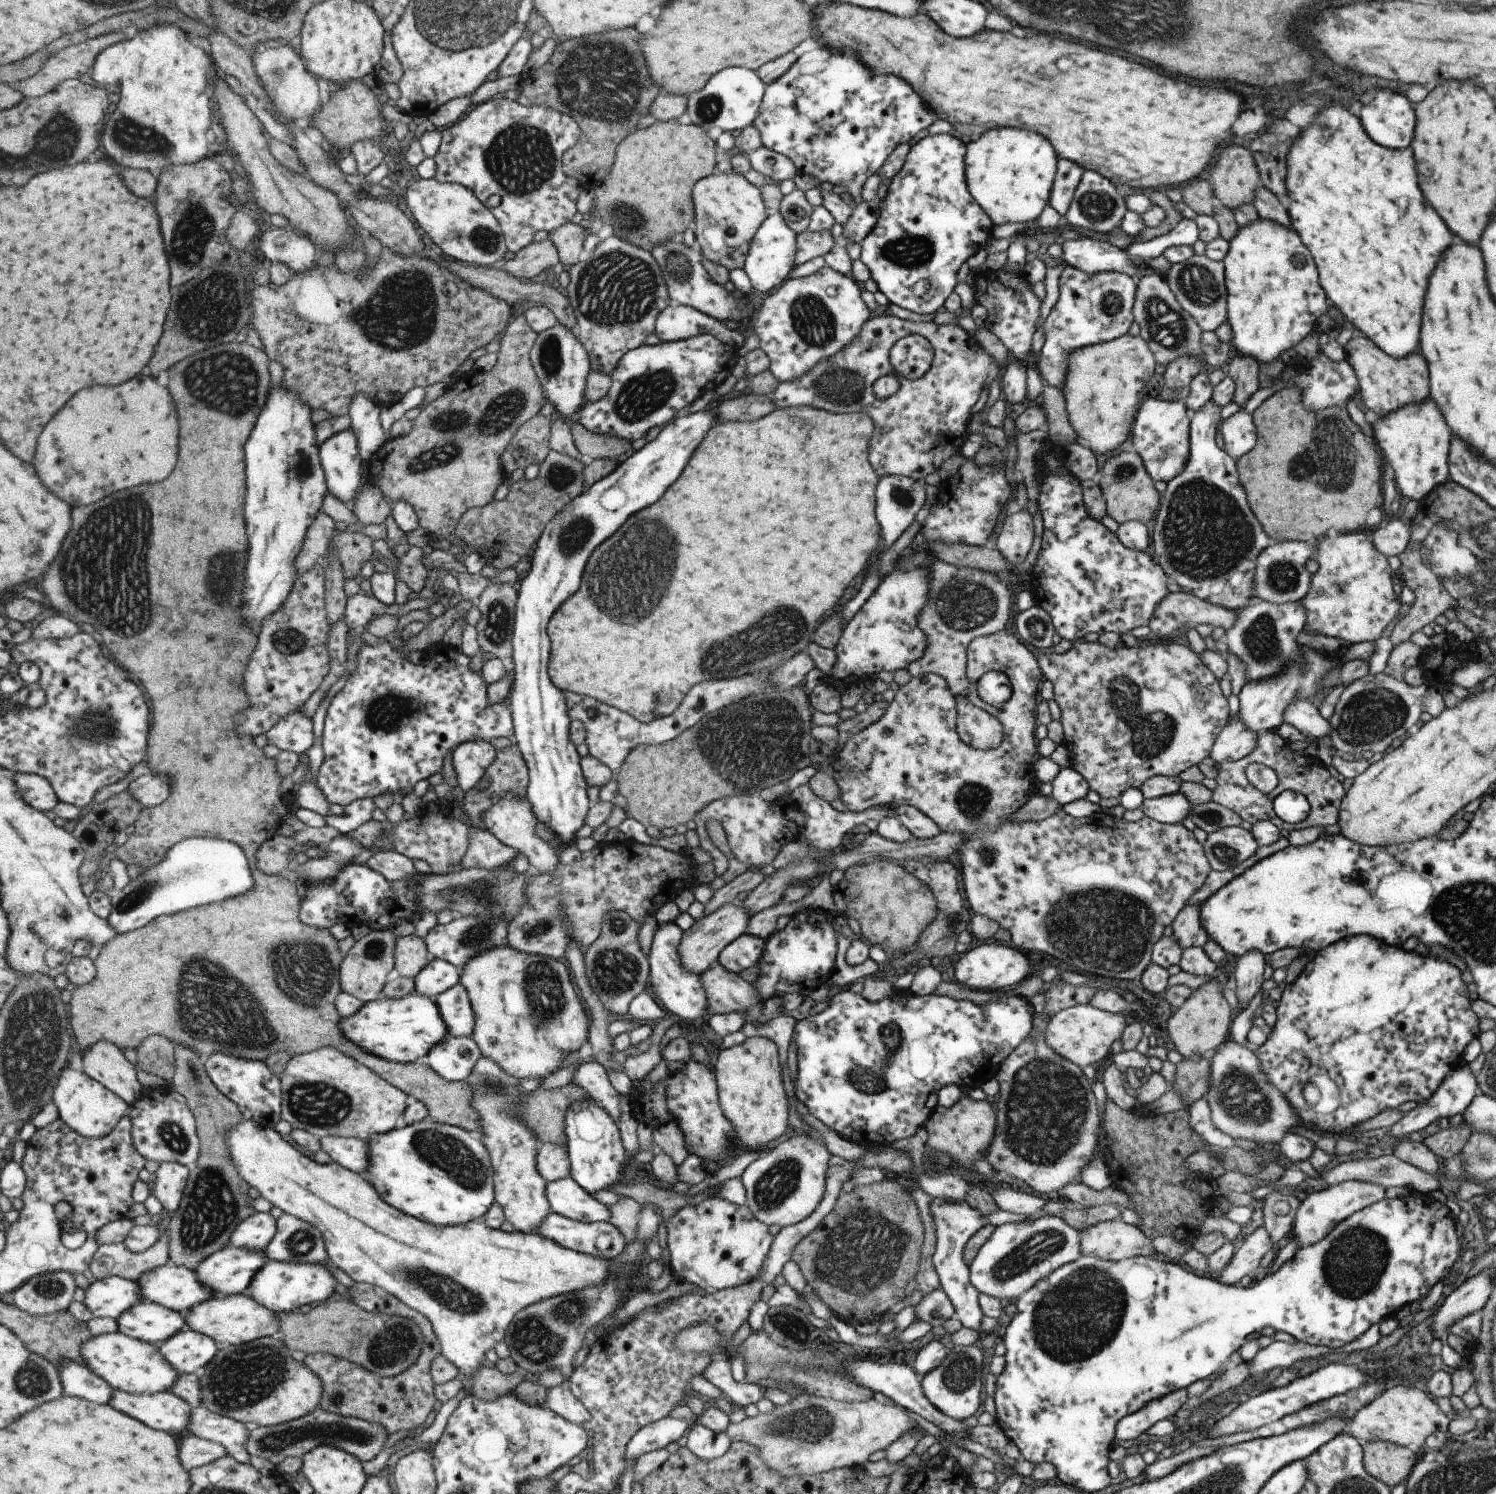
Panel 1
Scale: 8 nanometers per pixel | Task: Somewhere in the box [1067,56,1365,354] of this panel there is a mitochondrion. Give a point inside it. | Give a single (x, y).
(1197, 283)

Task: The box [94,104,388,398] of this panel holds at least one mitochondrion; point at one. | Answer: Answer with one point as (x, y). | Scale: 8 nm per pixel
(209, 311)

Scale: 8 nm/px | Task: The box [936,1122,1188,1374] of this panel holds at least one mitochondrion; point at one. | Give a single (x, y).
(1079, 1317)

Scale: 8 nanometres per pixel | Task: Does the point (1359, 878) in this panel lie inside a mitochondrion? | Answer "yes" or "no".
no

